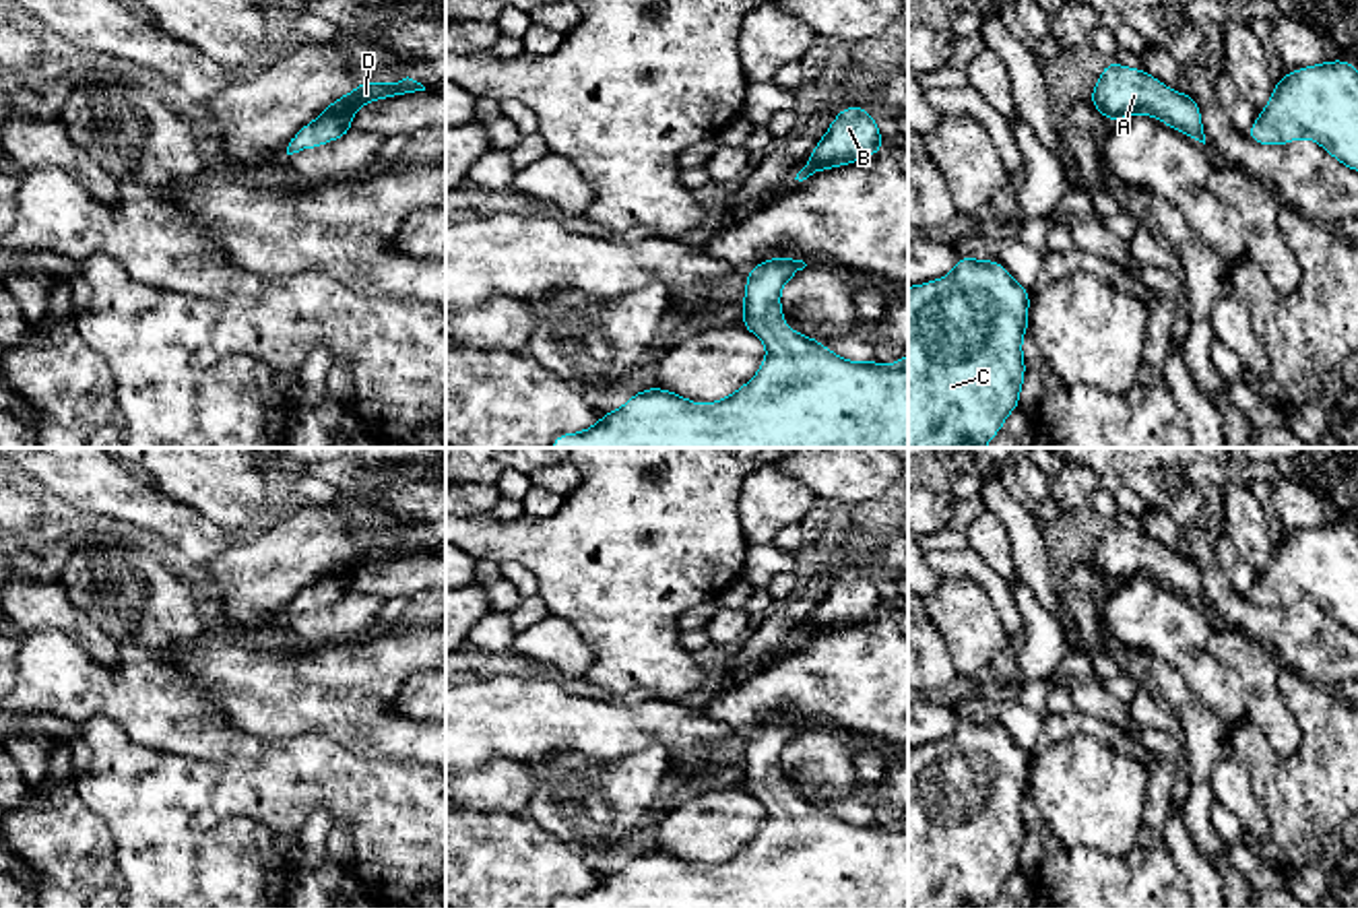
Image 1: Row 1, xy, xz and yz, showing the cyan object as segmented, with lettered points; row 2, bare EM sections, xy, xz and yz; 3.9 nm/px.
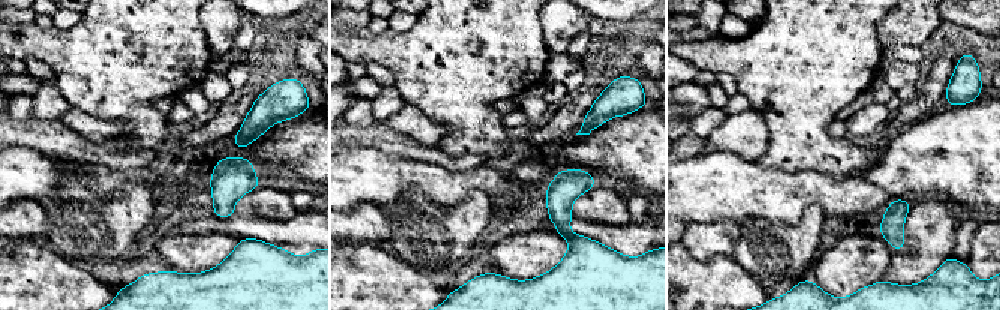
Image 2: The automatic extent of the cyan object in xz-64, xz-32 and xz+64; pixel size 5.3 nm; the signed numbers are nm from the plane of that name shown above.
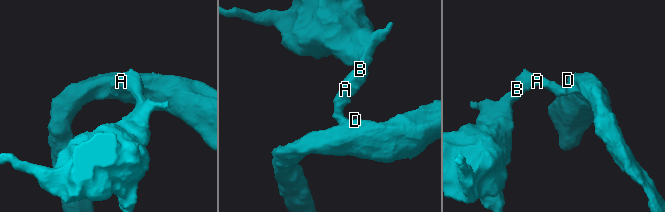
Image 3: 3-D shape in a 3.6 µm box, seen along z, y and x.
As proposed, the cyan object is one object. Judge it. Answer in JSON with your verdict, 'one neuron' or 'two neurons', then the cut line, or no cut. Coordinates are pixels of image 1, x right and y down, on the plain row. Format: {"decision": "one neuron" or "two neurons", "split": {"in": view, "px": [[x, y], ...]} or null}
{"decision": "one neuron", "split": null}

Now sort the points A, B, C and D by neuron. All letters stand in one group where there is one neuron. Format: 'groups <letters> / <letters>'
groups A B C D

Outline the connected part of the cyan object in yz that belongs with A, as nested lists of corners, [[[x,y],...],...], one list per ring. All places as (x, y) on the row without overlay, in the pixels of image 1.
[[[1106,524],[1088,563],[1112,586],[1135,576],[1147,576],[1205,607],[1197,563],[1189,555],[1168,551],[1143,530]]]

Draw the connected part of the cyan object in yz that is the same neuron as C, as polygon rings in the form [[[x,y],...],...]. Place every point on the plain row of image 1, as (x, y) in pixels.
[[[960,718],[956,731],[937,743],[908,749],[908,908],[987,908],[1003,889],[1007,877],[1020,869],[1026,838],[1022,801],[1028,794],[1030,751],[1017,747],[997,722]]]

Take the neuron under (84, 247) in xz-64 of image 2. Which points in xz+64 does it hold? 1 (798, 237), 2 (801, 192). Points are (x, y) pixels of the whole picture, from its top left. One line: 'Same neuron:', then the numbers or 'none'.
Same neuron: 1

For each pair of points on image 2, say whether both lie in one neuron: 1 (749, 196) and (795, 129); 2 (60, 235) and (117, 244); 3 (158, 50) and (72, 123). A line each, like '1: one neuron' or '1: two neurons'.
1: two neurons
2: one neuron
3: two neurons

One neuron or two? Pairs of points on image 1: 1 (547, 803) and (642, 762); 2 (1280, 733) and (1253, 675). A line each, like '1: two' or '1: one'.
1: one
2: one

